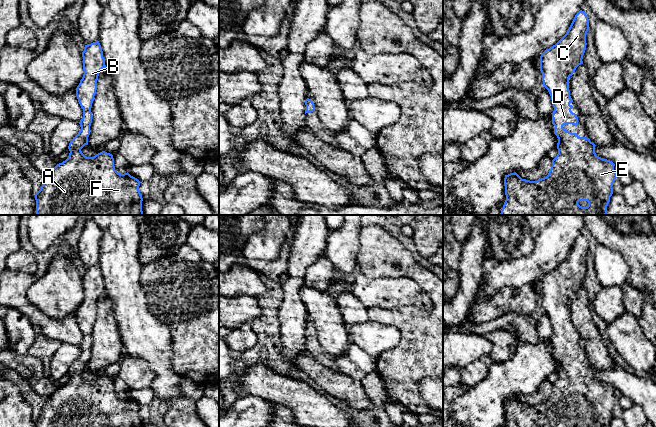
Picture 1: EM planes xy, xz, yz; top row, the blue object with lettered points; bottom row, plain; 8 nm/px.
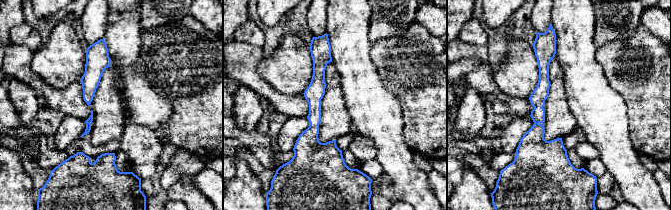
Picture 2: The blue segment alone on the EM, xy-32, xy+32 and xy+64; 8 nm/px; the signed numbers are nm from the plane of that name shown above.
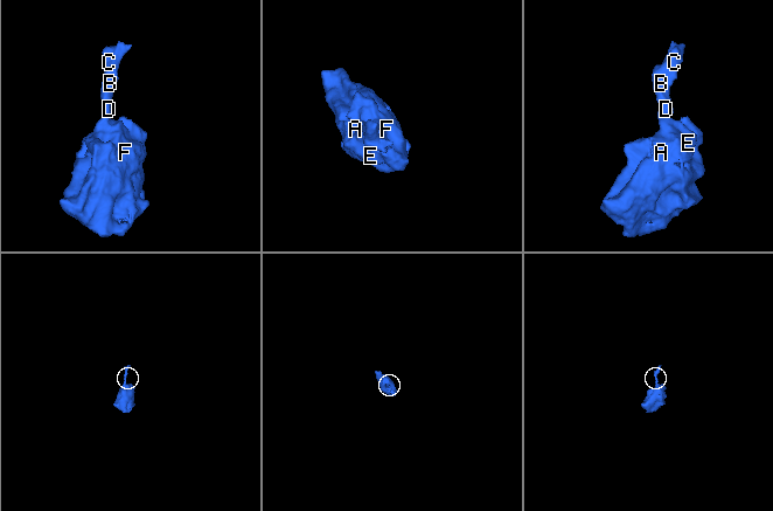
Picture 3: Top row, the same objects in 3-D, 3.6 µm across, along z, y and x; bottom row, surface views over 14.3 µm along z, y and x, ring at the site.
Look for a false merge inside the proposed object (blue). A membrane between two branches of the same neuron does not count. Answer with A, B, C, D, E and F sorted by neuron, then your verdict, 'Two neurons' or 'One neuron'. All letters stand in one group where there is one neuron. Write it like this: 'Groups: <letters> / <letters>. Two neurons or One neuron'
Groups: A B C D E F. One neuron

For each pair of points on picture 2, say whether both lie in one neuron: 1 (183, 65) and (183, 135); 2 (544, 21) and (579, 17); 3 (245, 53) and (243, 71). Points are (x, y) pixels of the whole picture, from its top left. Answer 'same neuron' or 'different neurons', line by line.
1: same neuron
2: different neurons
3: same neuron

